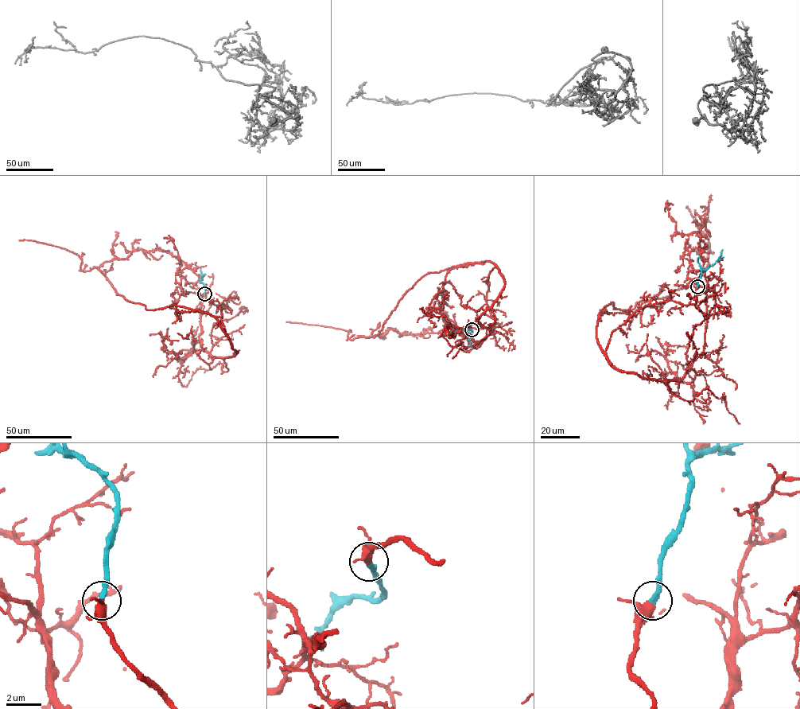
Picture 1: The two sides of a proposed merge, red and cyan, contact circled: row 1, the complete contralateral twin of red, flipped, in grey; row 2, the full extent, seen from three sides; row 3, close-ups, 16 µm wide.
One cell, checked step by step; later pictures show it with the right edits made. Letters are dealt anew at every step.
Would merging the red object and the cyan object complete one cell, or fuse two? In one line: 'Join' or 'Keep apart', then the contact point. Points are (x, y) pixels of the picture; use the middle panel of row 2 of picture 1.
Join. Place: (471, 329)

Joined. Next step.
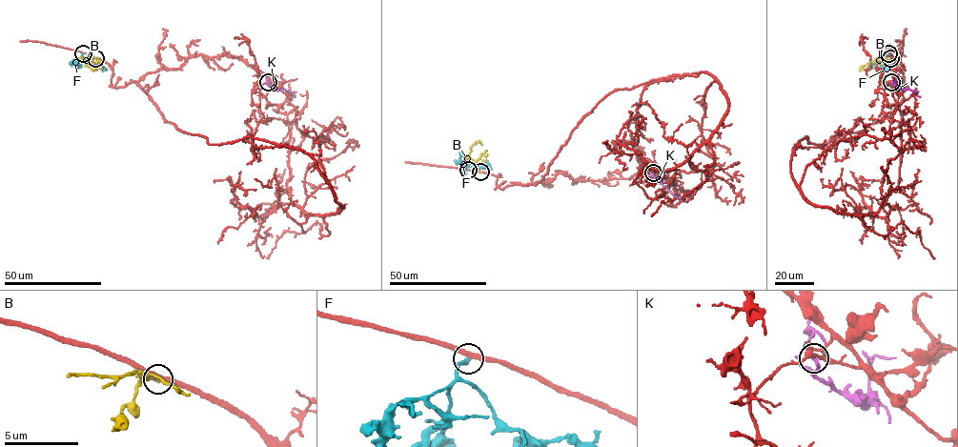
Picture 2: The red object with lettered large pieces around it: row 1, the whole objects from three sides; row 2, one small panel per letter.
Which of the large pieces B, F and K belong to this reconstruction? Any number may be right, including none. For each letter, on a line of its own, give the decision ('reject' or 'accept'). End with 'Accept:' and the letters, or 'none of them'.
B: reject
F: reject
K: reject
Accept: none of them

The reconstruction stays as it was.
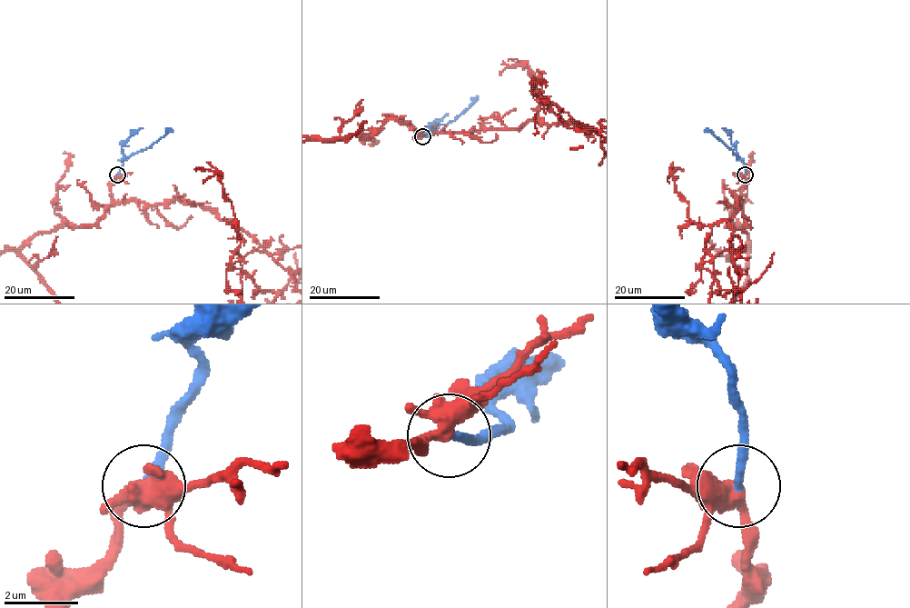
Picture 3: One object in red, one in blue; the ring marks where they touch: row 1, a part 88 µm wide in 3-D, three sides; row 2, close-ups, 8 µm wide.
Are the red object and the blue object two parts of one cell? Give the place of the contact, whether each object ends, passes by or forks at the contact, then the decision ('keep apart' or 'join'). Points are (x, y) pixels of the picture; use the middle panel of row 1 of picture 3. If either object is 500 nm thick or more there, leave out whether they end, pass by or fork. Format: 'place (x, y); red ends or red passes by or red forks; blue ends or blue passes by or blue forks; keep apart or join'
place (422, 136); red forks; blue ends; join

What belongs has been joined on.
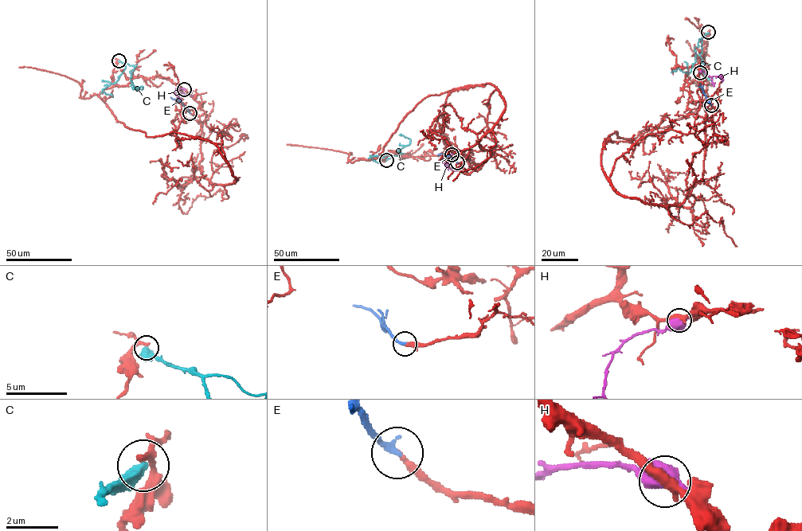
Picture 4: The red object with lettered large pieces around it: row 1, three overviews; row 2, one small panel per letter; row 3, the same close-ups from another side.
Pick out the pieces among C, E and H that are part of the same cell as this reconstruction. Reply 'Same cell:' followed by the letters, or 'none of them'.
Same cell: E

